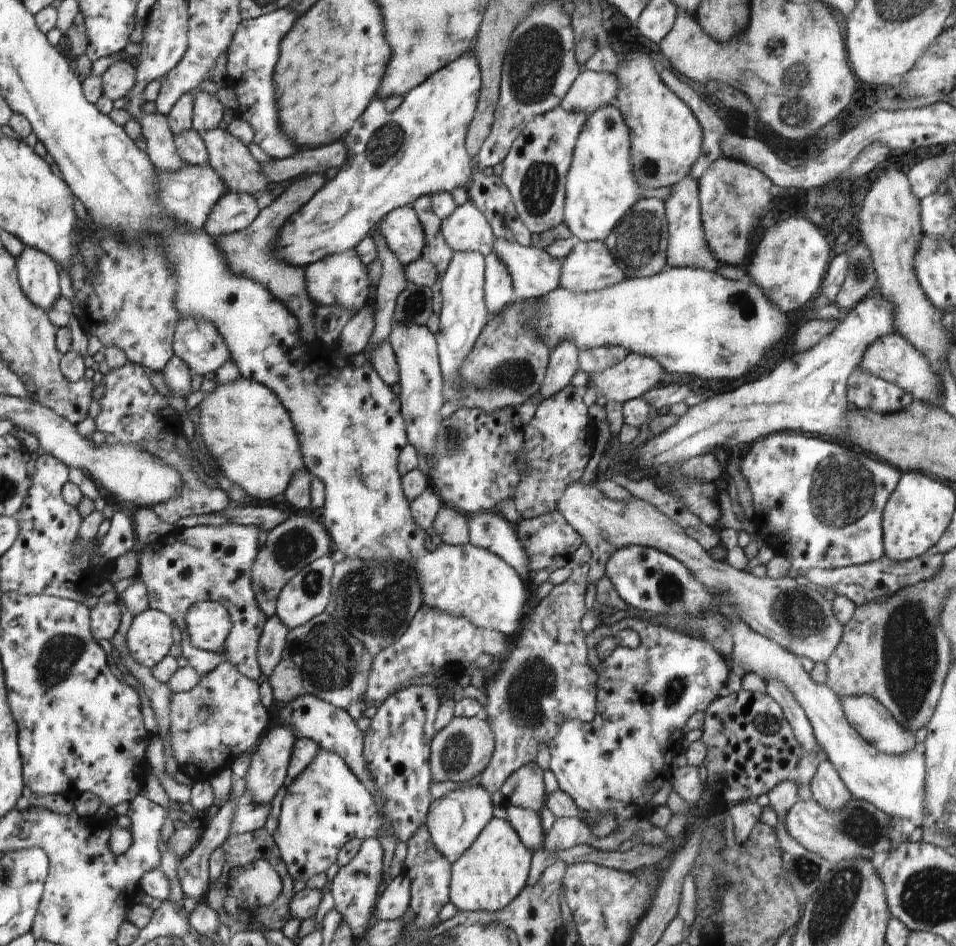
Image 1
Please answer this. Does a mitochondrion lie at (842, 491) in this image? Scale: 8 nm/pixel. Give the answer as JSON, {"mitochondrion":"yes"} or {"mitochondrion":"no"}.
{"mitochondrion":"yes"}

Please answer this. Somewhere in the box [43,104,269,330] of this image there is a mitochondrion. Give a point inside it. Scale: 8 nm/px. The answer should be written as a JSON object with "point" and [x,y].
{"point":[187,210]}

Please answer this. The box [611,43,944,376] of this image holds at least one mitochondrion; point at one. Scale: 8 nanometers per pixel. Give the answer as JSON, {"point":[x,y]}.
{"point":[797,82]}

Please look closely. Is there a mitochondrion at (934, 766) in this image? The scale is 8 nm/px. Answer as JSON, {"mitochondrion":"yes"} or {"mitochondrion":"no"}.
{"mitochondrion":"no"}

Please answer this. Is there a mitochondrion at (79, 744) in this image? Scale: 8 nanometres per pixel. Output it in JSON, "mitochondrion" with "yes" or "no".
{"mitochondrion":"no"}

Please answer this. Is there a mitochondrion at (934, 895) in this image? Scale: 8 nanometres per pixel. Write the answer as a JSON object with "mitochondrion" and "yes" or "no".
{"mitochondrion":"yes"}

